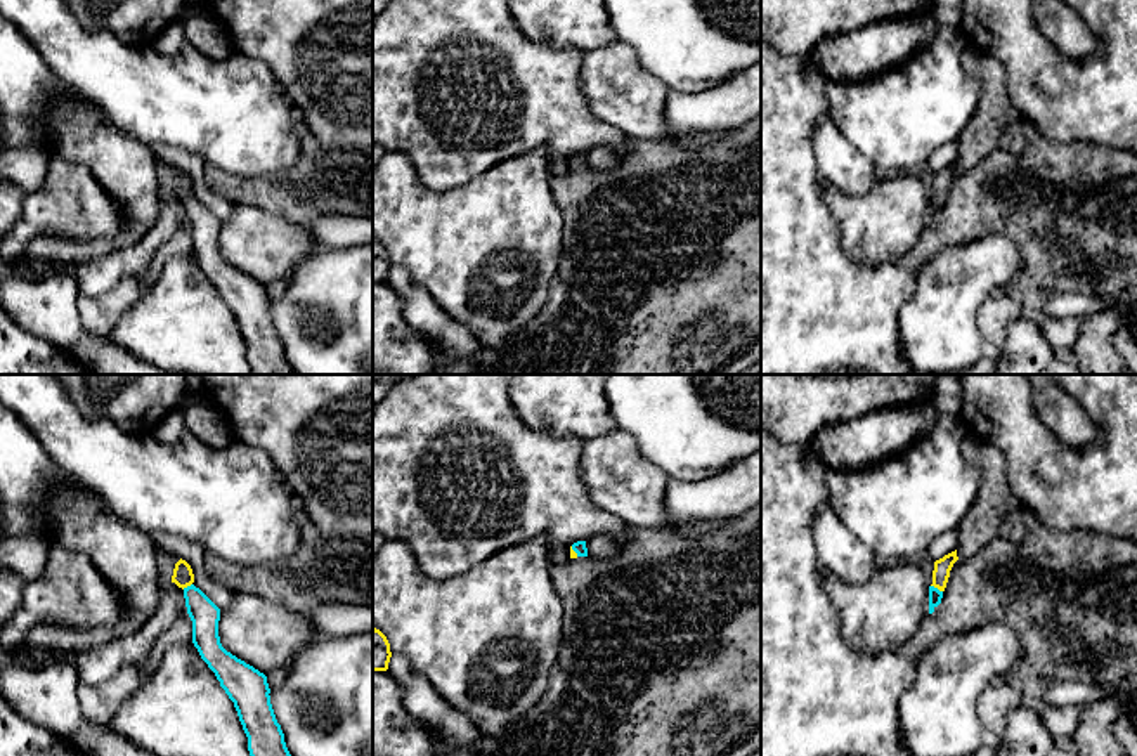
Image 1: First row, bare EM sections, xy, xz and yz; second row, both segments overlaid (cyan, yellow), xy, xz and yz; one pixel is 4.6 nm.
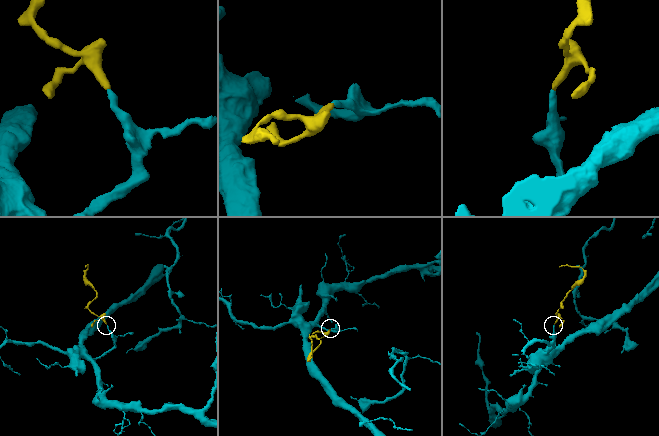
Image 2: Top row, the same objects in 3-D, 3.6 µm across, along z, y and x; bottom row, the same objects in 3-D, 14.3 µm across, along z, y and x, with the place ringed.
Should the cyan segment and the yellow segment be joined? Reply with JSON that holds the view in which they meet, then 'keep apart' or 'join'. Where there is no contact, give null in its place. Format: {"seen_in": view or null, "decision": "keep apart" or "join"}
{"seen_in": "yz", "decision": "join"}

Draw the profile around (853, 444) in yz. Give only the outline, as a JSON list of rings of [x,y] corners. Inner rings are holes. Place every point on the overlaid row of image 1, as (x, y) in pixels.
[[[932,402],[884,407],[822,428],[809,446],[828,468],[863,470],[910,447],[939,418]]]

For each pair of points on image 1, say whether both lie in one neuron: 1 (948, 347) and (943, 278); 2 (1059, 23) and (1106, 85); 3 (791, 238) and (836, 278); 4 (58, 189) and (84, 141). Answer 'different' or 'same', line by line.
1: same
2: different
3: same
4: different

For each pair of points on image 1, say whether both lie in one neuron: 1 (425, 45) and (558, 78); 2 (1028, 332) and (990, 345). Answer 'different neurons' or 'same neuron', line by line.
1: same neuron
2: different neurons

